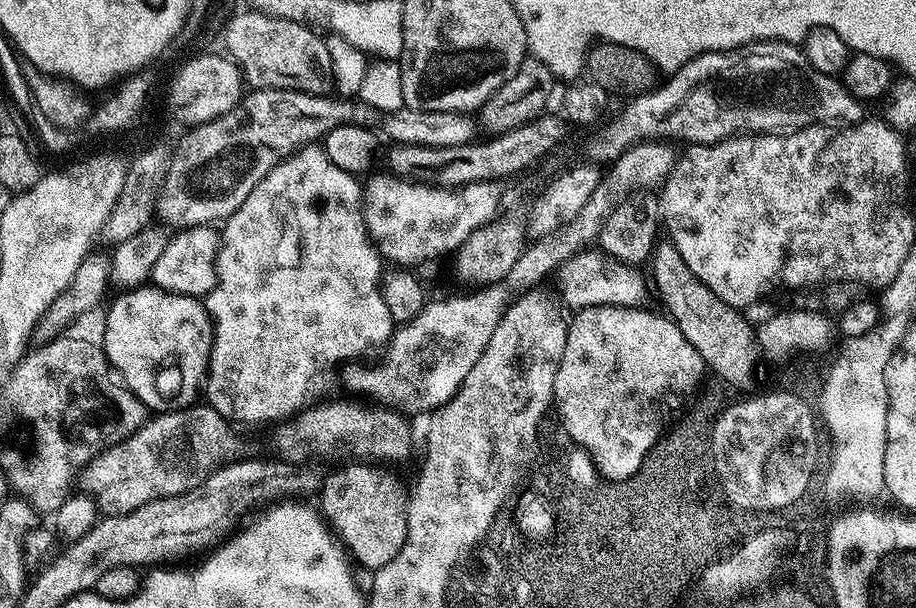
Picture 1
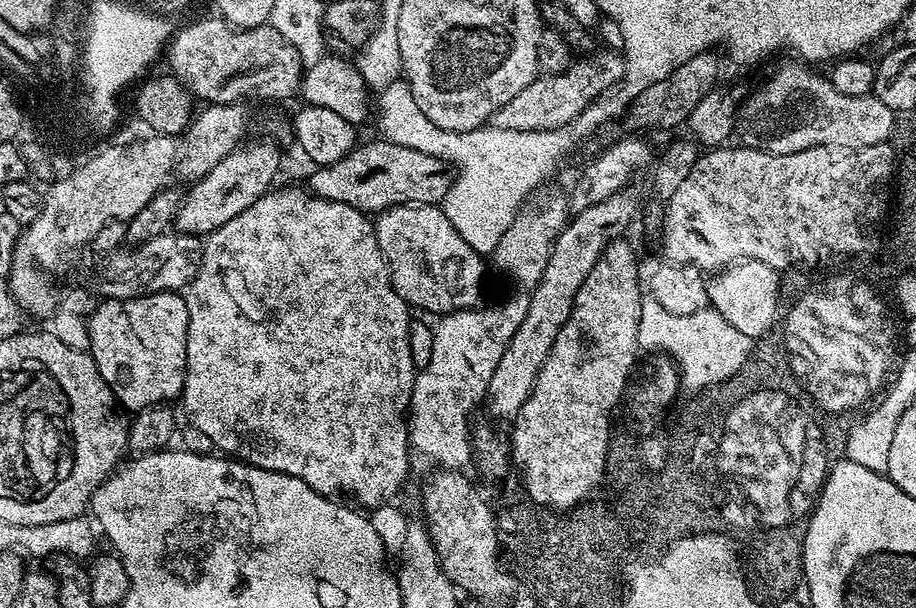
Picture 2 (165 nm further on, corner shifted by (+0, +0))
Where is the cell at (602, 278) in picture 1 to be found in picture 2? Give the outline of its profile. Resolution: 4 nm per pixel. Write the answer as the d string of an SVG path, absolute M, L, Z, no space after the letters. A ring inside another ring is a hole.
M435 204L394 206L375 217L374 227L394 290L398 290L413 309L443 314L477 307L480 279L484 276L481 253L473 250L462 234L450 226L443 207Z

